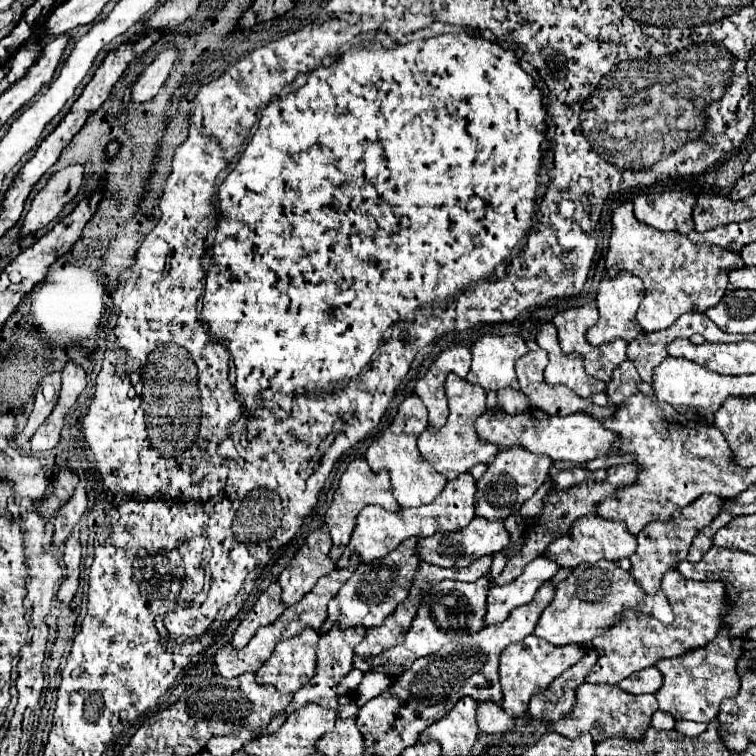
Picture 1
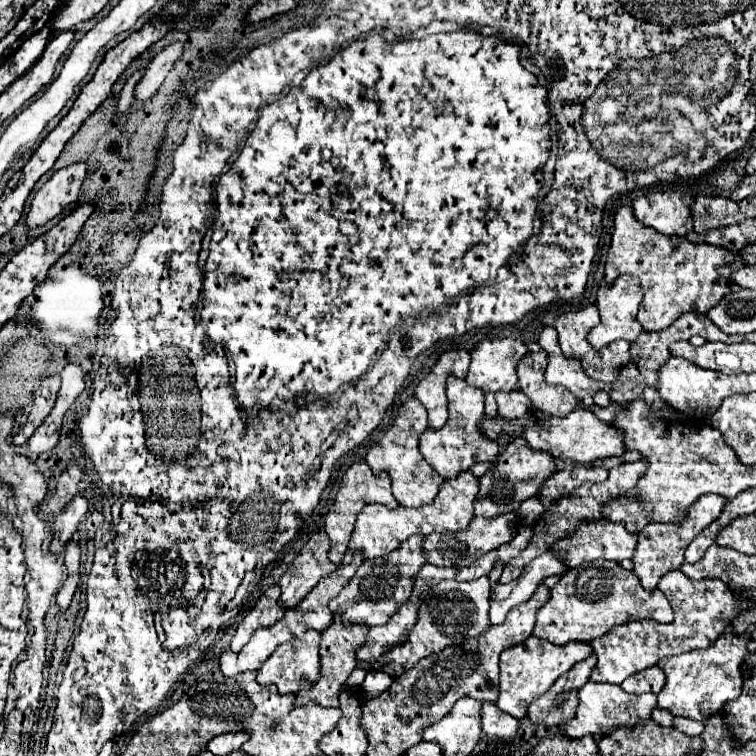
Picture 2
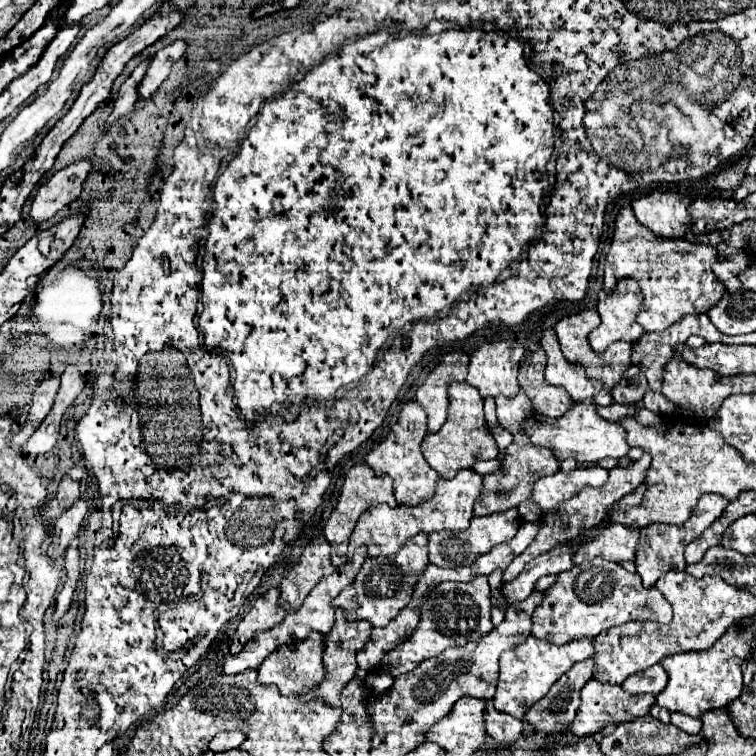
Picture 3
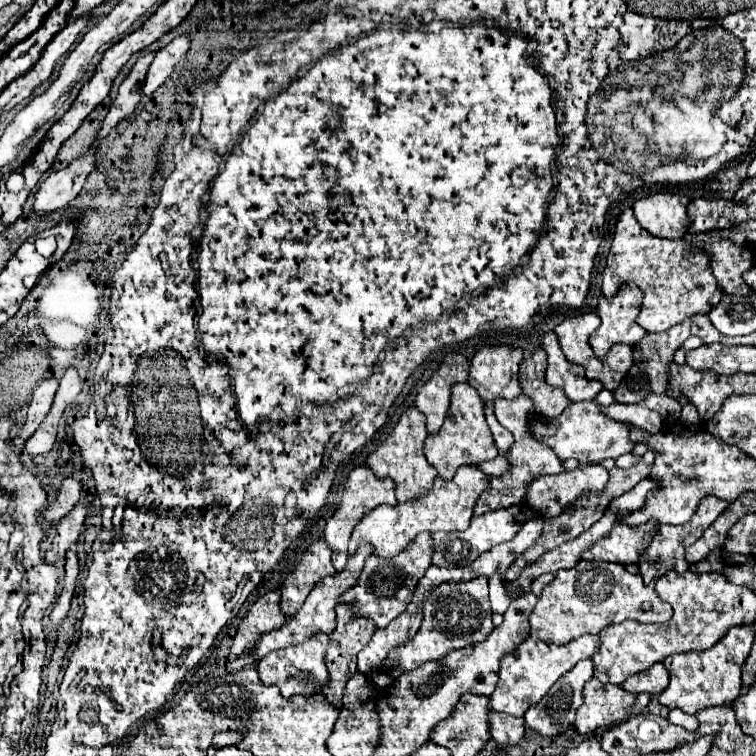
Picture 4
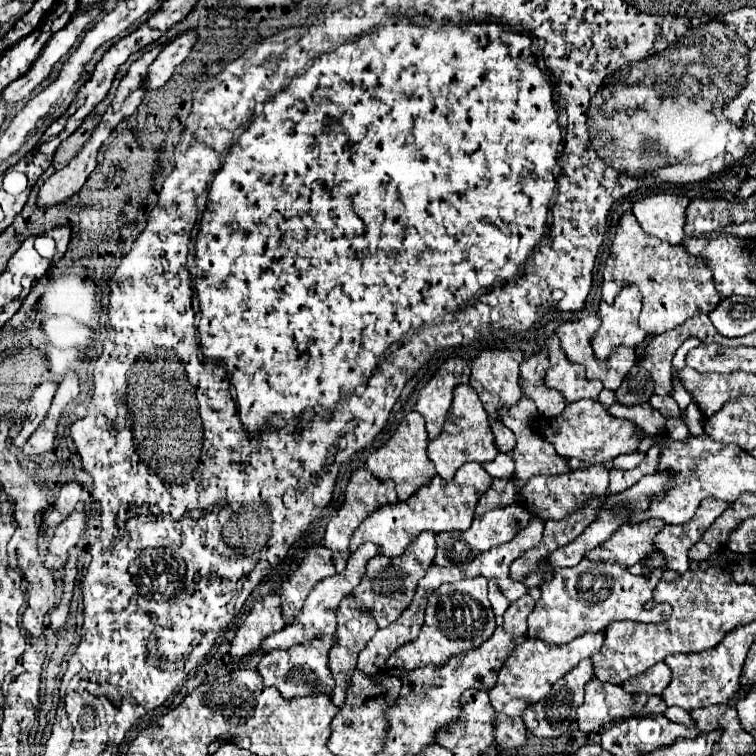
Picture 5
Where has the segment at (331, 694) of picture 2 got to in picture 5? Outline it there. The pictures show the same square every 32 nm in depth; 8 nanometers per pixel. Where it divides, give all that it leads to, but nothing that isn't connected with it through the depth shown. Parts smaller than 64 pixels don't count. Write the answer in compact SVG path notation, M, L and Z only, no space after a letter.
M346 598L340 602L340 610L338 612L338 628L336 628L336 638L334 638L334 644L328 652L328 666L330 666L330 672L332 672L332 678L334 678L334 688L332 688L332 694L330 694L330 700L334 706L342 706L344 704L344 696L346 696L346 686L348 686L348 680L352 678L352 672L356 670L356 658L358 658L358 652L366 646L366 642L376 634L378 626L374 622L374 618L368 614L368 612L360 612L358 610L358 602L354 598Z

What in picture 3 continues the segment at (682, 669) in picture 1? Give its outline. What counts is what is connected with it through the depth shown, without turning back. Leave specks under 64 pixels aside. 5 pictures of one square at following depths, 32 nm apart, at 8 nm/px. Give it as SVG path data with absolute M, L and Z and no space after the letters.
M736 626L728 628L716 644L704 652L684 652L684 656L668 656L660 660L660 666L668 674L666 688L656 696L658 706L700 718L700 712L708 708L724 708L742 694L742 670L740 666L750 656L750 642L754 634L750 628L738 630Z

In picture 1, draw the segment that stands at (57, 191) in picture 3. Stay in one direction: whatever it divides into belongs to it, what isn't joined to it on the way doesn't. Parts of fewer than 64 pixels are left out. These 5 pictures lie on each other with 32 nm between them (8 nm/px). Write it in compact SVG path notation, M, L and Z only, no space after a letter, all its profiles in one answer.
M80 164L62 168L50 176L46 186L32 200L32 206L22 222L20 240L34 234L40 228L44 228L64 210L64 206L68 202L72 202L72 198L80 190L82 176L84 176L84 166L80 166Z

